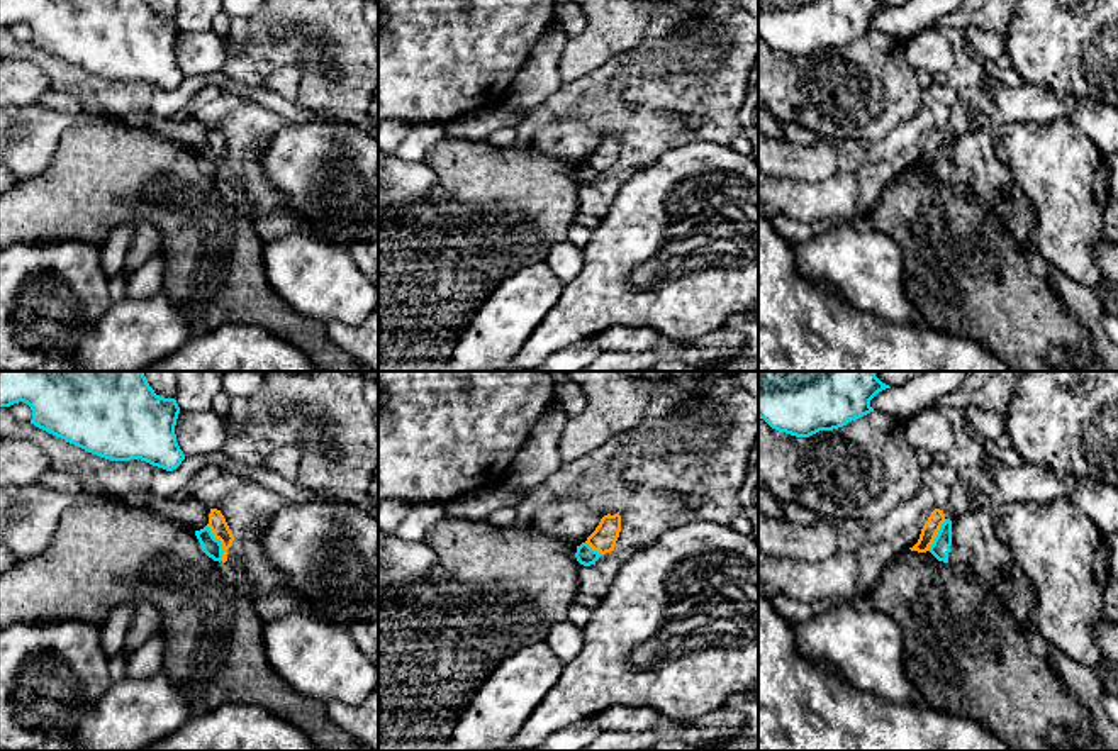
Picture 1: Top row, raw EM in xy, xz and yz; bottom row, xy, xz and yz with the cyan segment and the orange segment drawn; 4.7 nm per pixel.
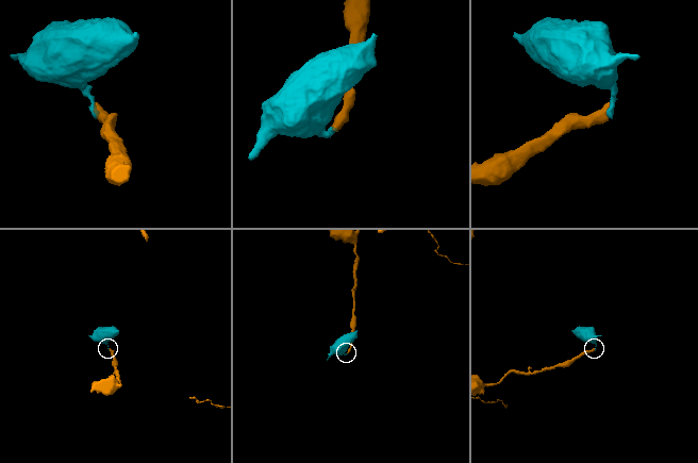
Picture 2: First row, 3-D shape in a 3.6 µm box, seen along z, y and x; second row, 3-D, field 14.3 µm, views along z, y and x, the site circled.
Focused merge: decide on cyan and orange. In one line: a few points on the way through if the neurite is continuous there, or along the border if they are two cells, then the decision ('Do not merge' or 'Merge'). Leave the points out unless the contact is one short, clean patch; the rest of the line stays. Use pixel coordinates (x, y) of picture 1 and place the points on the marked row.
Boundary: xy (207, 524), (221, 545), (223, 560). Do not merge

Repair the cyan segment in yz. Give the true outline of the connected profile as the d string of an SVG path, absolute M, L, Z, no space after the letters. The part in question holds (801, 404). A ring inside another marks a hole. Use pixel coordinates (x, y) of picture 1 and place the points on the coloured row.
M758 371L758 417L779 432L809 437L874 412L870 400L886 388L874 371Z

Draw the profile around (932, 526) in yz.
M935 509L928 520L925 522L918 542L909 548L911 551L926 553L933 544L942 524L945 522L945 514L940 509Z

